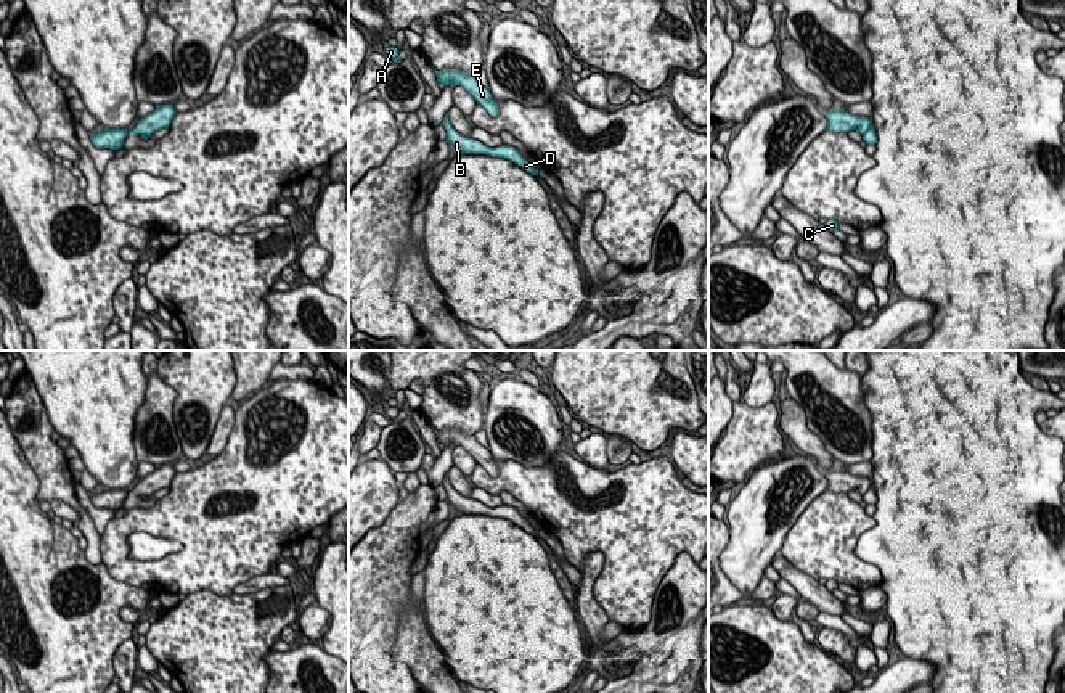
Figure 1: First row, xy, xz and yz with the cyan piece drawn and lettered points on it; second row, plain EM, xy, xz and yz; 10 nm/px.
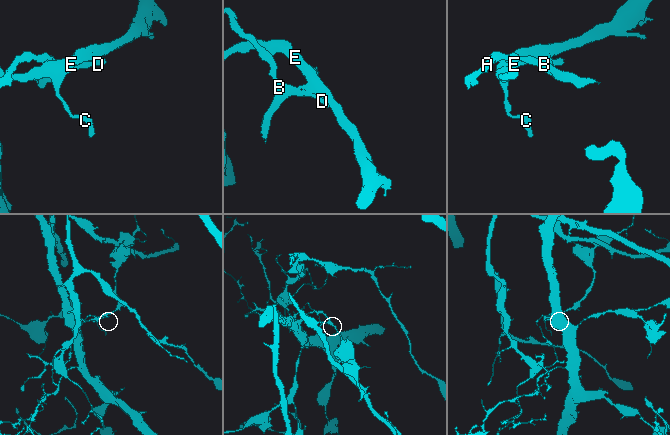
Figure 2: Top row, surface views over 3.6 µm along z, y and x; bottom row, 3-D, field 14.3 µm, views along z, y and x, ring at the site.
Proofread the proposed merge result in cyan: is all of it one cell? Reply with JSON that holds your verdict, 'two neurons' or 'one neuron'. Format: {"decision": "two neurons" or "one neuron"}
{"decision": "two neurons"}

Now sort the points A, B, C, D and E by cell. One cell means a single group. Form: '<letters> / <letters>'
A B D / C E

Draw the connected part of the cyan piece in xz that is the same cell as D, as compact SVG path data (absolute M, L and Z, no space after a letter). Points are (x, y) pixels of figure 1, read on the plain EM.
M447 474L443 478L442 486L445 487L448 495L447 502L458 515L487 515L492 518L503 518L520 526L524 531L530 532L532 535L538 534L538 531L514 506L501 505L496 508L490 508L474 498L464 497L451 487Z

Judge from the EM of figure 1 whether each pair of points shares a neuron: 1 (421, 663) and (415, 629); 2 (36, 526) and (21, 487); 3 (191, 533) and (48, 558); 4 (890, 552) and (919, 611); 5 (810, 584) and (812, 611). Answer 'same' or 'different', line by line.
1: same
2: same
3: different
4: same
5: different

